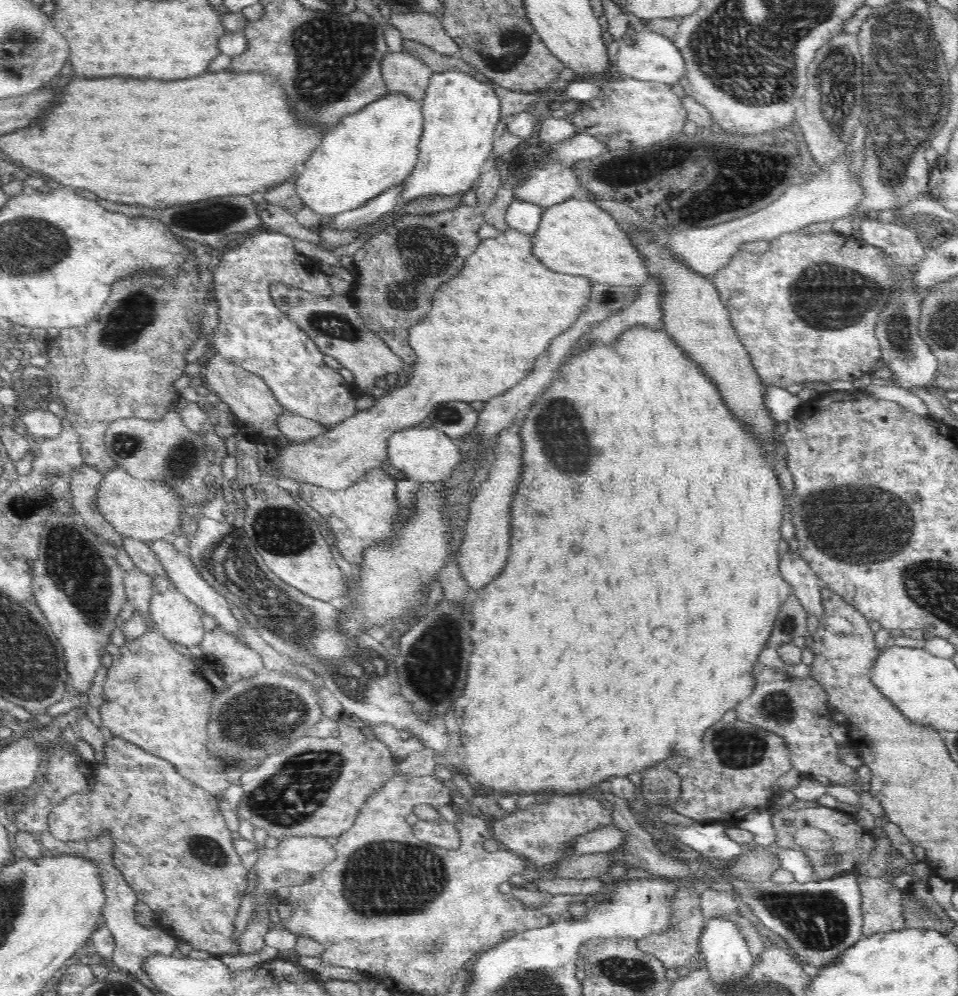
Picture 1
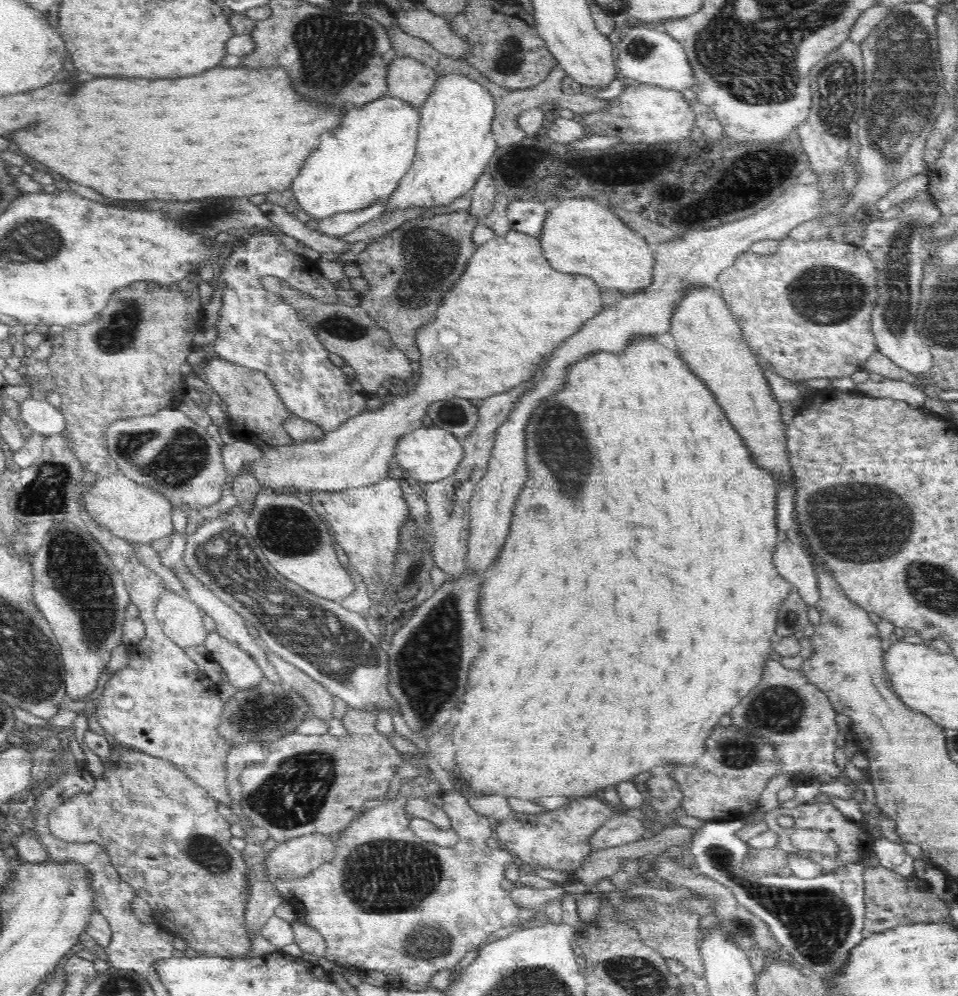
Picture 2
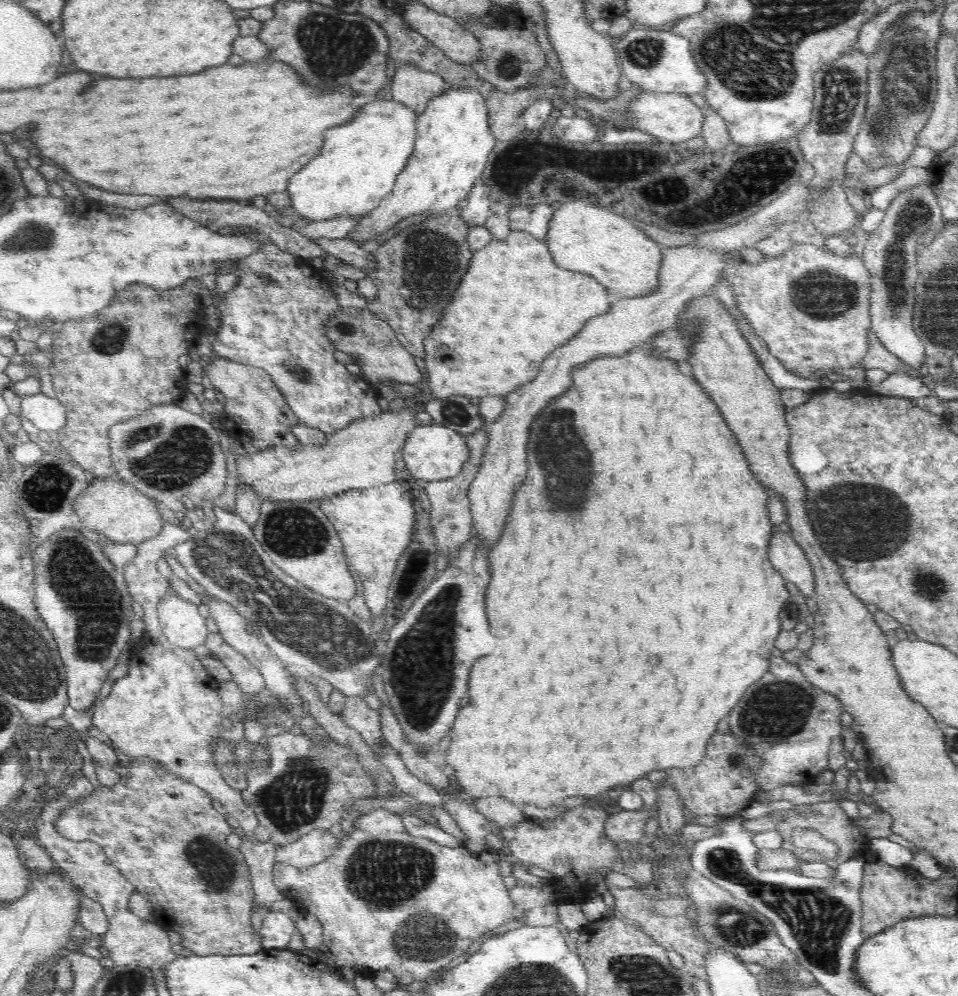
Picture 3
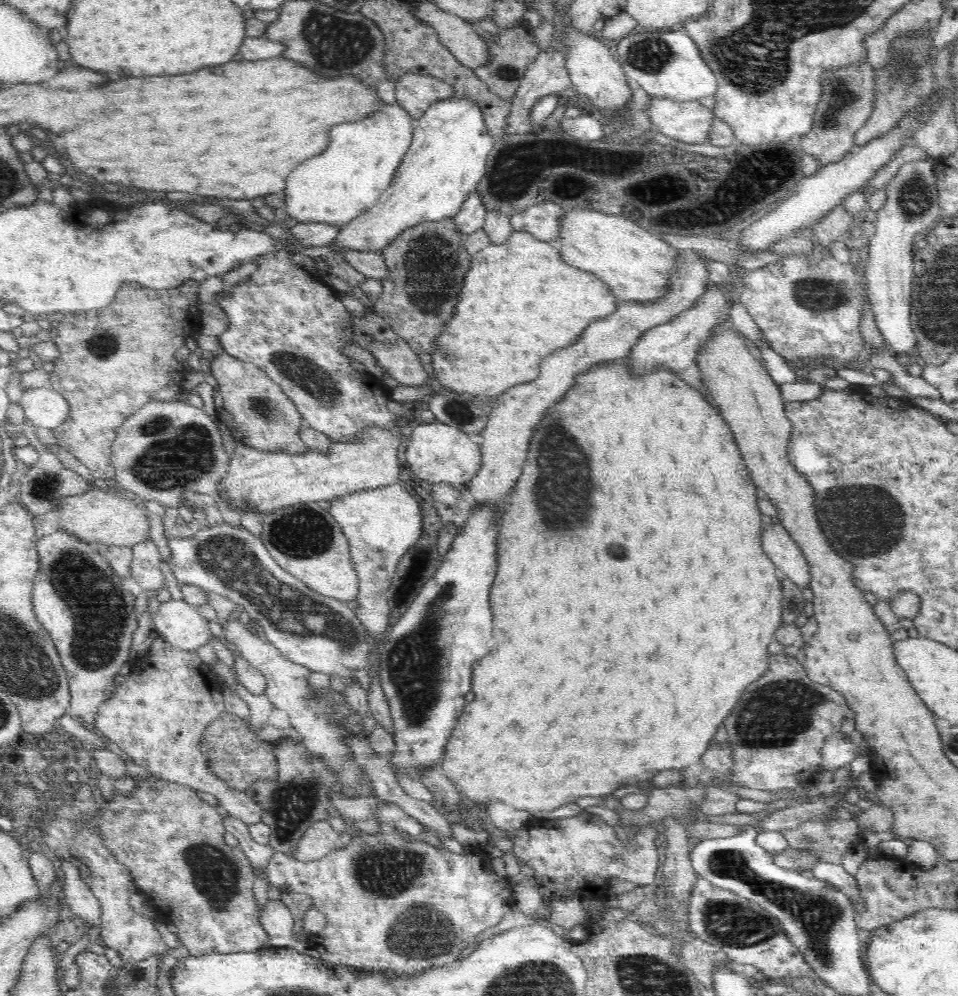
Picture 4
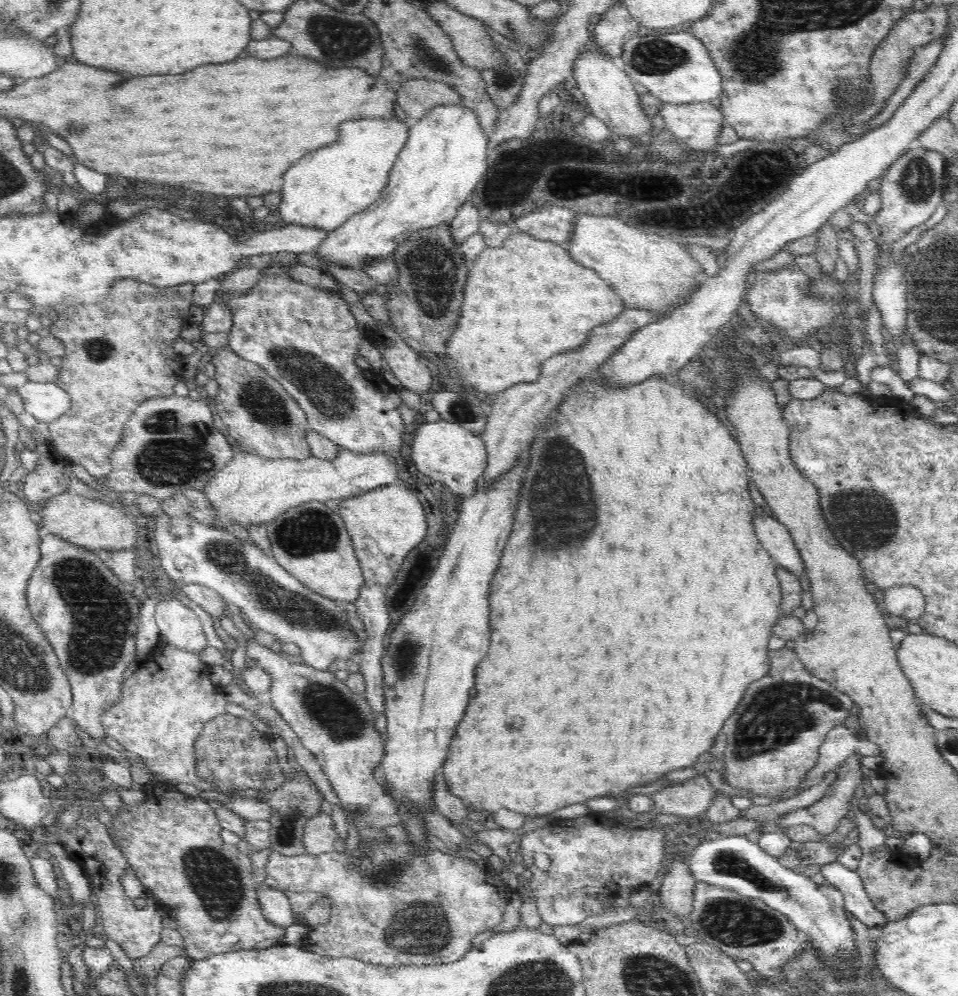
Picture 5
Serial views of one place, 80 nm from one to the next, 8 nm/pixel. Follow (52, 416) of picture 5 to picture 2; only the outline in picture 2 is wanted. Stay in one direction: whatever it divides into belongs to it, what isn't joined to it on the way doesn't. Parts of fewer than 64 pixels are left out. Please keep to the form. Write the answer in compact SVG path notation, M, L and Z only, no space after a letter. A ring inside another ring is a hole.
M26 398L20 402L20 417L24 426L44 437L58 435L65 430L65 418L61 411L45 400Z

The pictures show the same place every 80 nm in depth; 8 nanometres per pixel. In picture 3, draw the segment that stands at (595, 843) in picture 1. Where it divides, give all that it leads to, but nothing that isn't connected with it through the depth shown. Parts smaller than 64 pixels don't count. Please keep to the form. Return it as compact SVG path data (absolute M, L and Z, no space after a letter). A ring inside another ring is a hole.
M656 804L650 809L639 809L638 811L623 810L611 814L606 820L603 834L612 843L638 843L645 834L646 823L649 818L657 818L658 807Z

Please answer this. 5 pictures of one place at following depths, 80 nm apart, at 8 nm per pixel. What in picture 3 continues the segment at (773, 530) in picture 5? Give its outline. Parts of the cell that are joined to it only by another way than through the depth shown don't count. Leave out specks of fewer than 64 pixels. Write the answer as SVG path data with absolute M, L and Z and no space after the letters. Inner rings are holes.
M772 532L768 558L787 582L795 584L808 598L814 598L814 575L802 547L790 533Z

